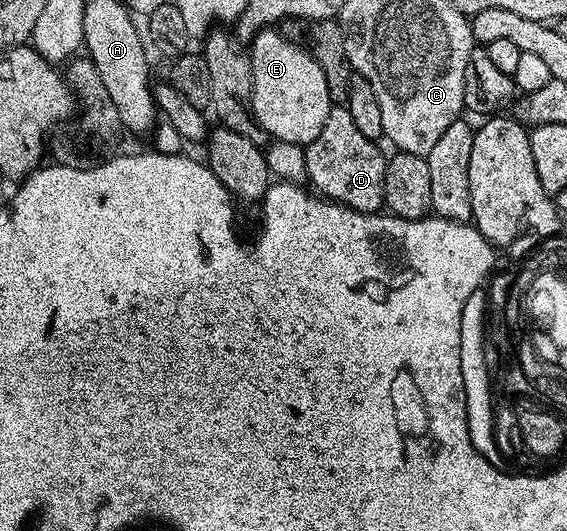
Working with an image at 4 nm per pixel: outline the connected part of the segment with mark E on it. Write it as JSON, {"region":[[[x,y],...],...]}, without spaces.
{"region":[[[274,27],[261,29],[248,45],[248,60],[250,62],[250,109],[258,120],[259,127],[267,138],[283,141],[284,143],[296,143],[303,147],[312,143],[320,131],[324,131],[324,123],[328,123],[328,115],[332,108],[330,92],[328,91],[328,79],[324,79],[324,71],[320,63],[311,56],[307,50],[295,41],[290,41],[281,31]]]}

